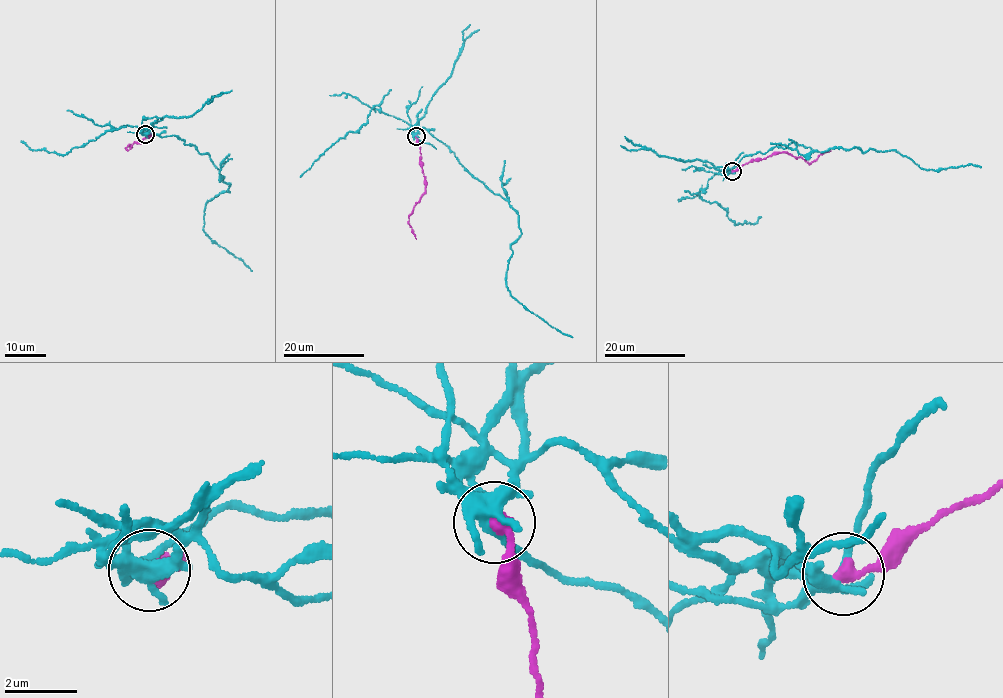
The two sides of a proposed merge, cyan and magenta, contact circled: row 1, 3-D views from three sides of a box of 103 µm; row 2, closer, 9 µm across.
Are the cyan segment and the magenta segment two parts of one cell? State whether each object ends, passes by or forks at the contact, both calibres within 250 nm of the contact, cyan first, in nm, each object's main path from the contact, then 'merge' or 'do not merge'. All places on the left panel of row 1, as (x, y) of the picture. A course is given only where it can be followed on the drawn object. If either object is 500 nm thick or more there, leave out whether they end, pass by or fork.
cyan forks; magenta ends; calibres 360 and 400 nm; course cyan (145, 133), (174, 135), (208, 154), (230, 184), (229, 193), (207, 201), (203, 227), (252, 271); course magenta (145, 134), (150, 134), (141, 142), (134, 142), (128, 149), (126, 147), (132, 147); do not merge

